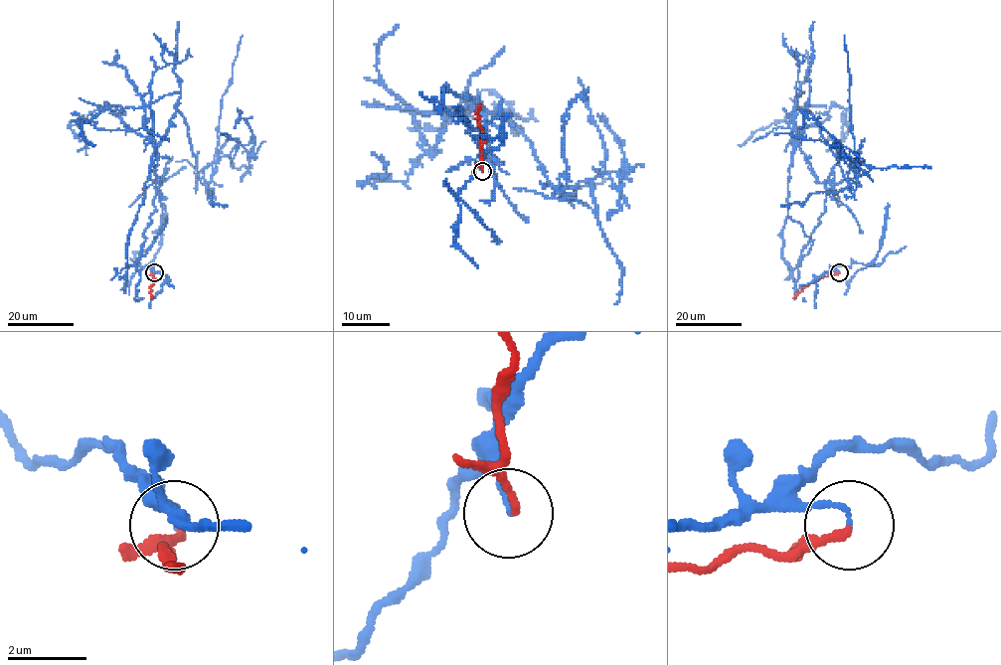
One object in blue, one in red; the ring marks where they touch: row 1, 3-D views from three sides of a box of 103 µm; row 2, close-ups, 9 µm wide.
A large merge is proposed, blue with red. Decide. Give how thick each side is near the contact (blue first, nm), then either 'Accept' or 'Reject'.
Thickness 120 nm (blue) against 190 nm. Reject

